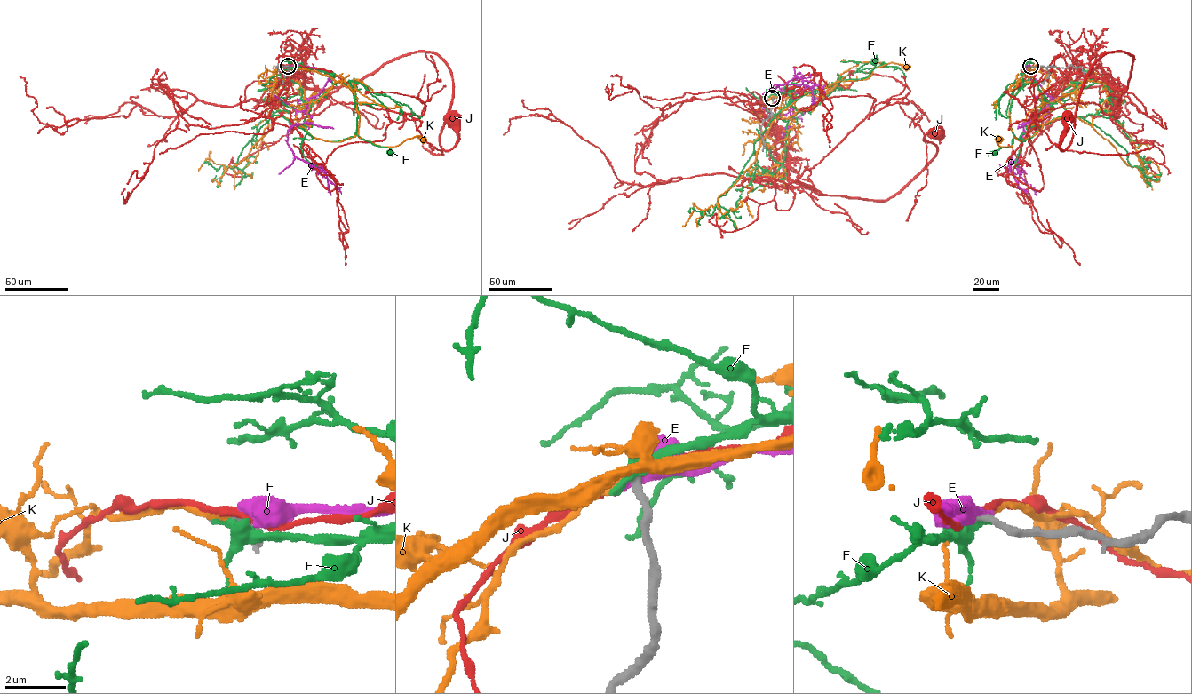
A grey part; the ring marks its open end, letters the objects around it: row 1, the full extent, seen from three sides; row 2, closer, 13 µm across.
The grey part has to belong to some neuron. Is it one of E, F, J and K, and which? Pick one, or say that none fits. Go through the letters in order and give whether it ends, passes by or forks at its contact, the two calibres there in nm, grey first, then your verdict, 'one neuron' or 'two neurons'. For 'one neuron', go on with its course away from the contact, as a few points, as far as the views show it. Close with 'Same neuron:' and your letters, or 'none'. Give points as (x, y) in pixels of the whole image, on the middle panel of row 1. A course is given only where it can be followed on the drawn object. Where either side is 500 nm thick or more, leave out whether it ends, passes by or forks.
E: it ends | 240/480 nm | two neurons
F: it forks | 220/280 nm | two neurons
J: it passes by | 220/260 nm | two neurons
K: it ends | 220/180 nm | two neurons
Same neuron: none

